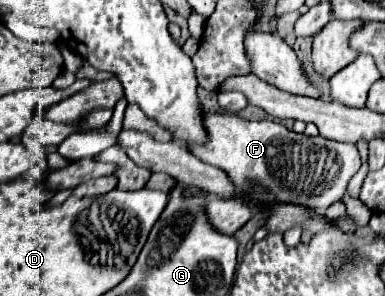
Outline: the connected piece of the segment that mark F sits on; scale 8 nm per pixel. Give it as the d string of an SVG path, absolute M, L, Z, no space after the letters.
M205 112L205 132L209 132L209 140L205 144L193 144L189 148L197 158L213 164L229 174L235 184L245 184L245 180L257 180L263 184L277 202L283 204L299 204L309 208L329 208L347 188L347 182L361 166L361 156L355 144L325 140L323 136L305 136L293 130L285 130L285 126L261 120L245 120L227 112Z

